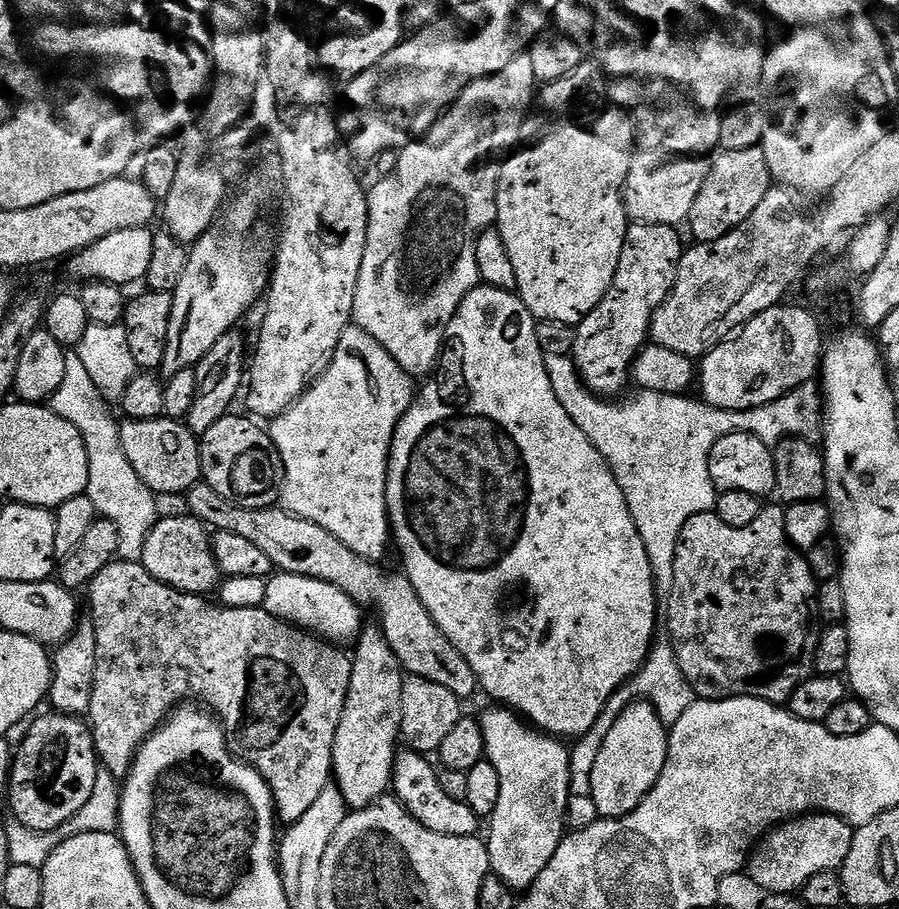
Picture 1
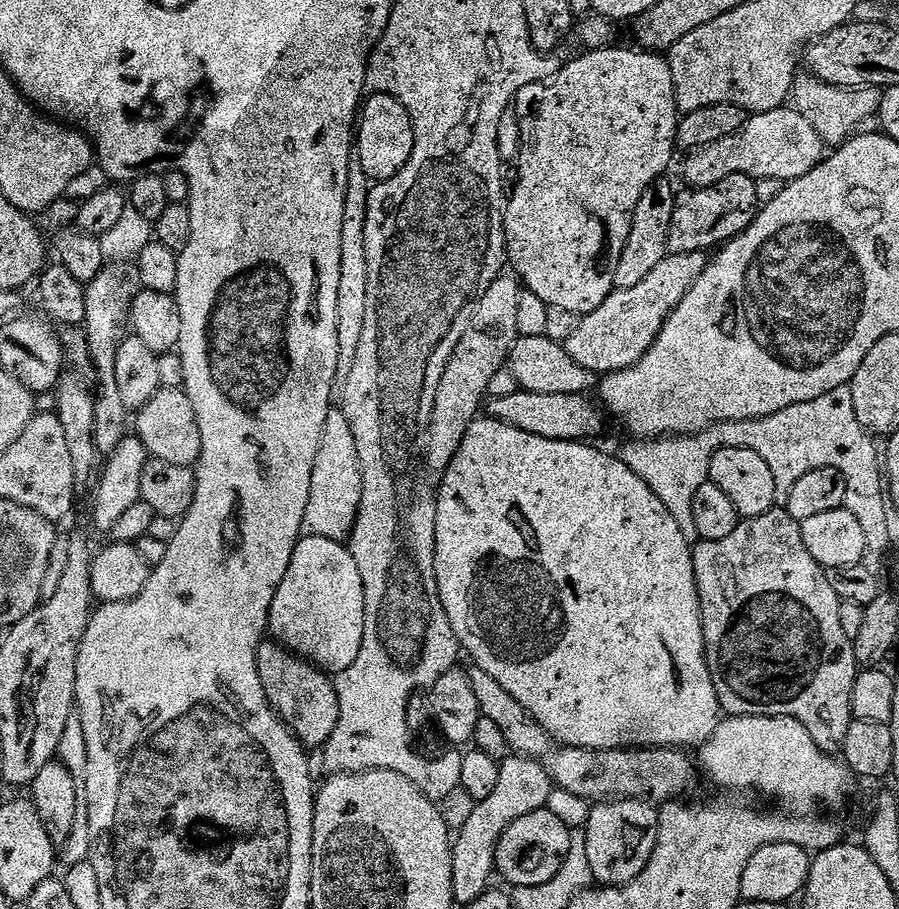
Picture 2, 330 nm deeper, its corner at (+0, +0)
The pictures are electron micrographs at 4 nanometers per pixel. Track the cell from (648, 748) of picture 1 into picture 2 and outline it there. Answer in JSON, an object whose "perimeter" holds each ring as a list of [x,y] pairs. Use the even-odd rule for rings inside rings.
{"perimeter":[[[610,800],[597,803],[593,808],[596,809],[588,816],[588,828],[583,829],[592,880],[600,886],[619,886],[634,882],[634,878],[638,878],[638,874],[646,870],[656,849],[656,835],[660,829],[659,811],[646,800]]]}

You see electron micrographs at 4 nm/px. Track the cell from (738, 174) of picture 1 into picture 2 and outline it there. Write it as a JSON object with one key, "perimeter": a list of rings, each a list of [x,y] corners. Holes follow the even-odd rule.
{"perimeter":[[[734,174],[730,178],[726,178],[722,182],[718,182],[709,188],[692,188],[691,190],[684,190],[688,192],[681,191],[677,195],[676,205],[674,206],[674,218],[670,222],[670,238],[668,239],[669,253],[707,253],[709,251],[708,248],[712,248],[711,250],[719,249],[735,236],[741,236],[754,222],[756,213],[762,207],[760,192],[756,188],[759,188],[757,181],[753,180],[751,176]]]}

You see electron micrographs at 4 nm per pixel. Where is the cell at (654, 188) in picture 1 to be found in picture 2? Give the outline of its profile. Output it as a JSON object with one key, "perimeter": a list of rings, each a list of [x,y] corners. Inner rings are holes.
{"perimeter":[[[788,106],[769,112],[749,115],[744,125],[730,138],[722,138],[705,148],[697,148],[684,164],[685,185],[709,188],[734,174],[751,176],[757,182],[797,180],[814,170],[826,155],[826,145],[820,140],[814,126]]]}

